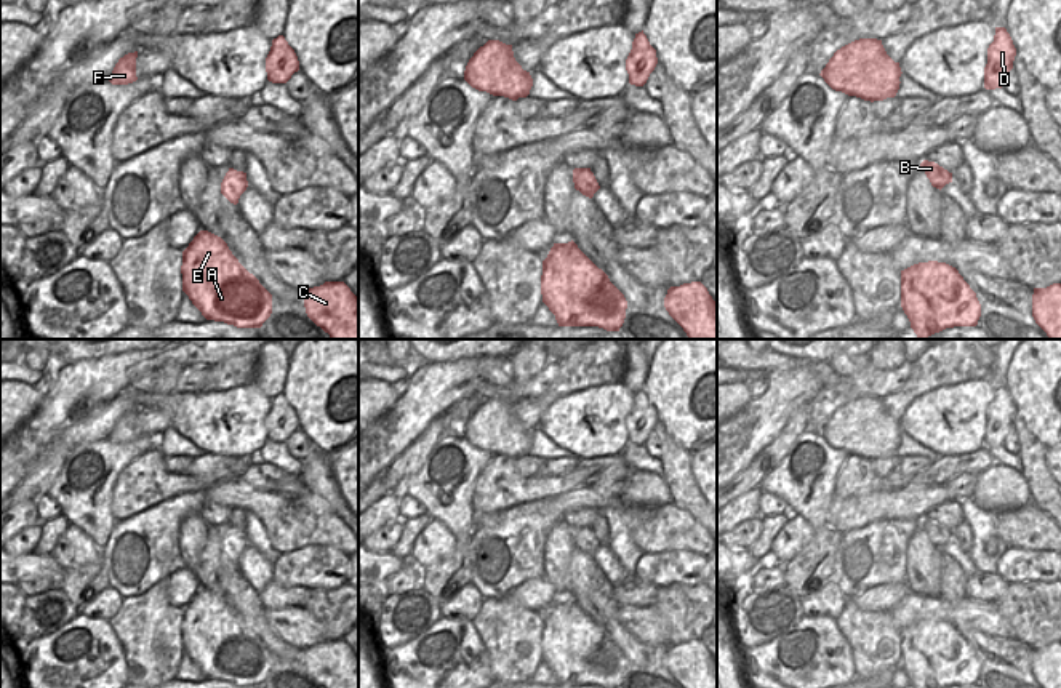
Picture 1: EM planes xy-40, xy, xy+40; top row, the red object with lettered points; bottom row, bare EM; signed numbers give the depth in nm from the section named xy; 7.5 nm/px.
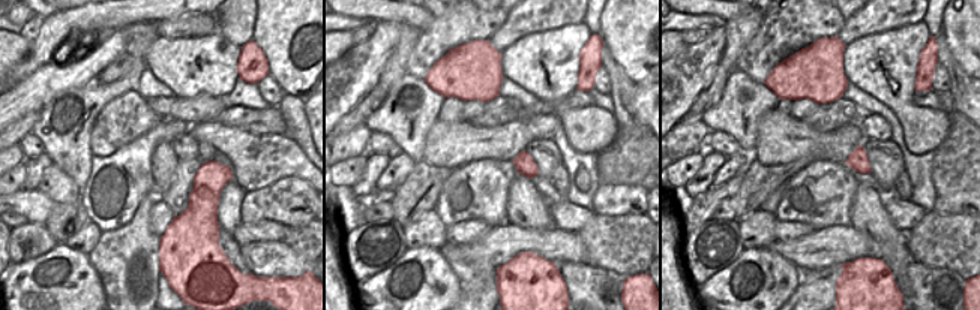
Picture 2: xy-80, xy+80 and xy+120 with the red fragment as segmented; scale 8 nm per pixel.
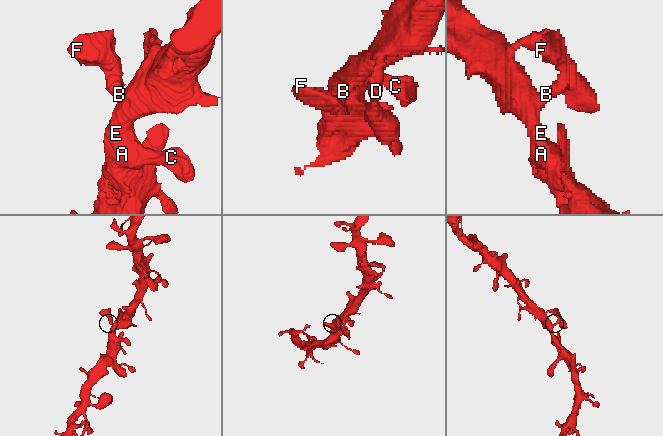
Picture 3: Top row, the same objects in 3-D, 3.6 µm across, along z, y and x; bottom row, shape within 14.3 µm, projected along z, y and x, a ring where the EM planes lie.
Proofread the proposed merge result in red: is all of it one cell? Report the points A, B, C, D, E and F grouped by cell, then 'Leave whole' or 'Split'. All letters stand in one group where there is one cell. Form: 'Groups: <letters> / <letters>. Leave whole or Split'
Groups: A B C D E F. Leave whole

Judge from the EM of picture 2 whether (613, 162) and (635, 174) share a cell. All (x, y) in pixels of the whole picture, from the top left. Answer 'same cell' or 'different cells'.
same cell

